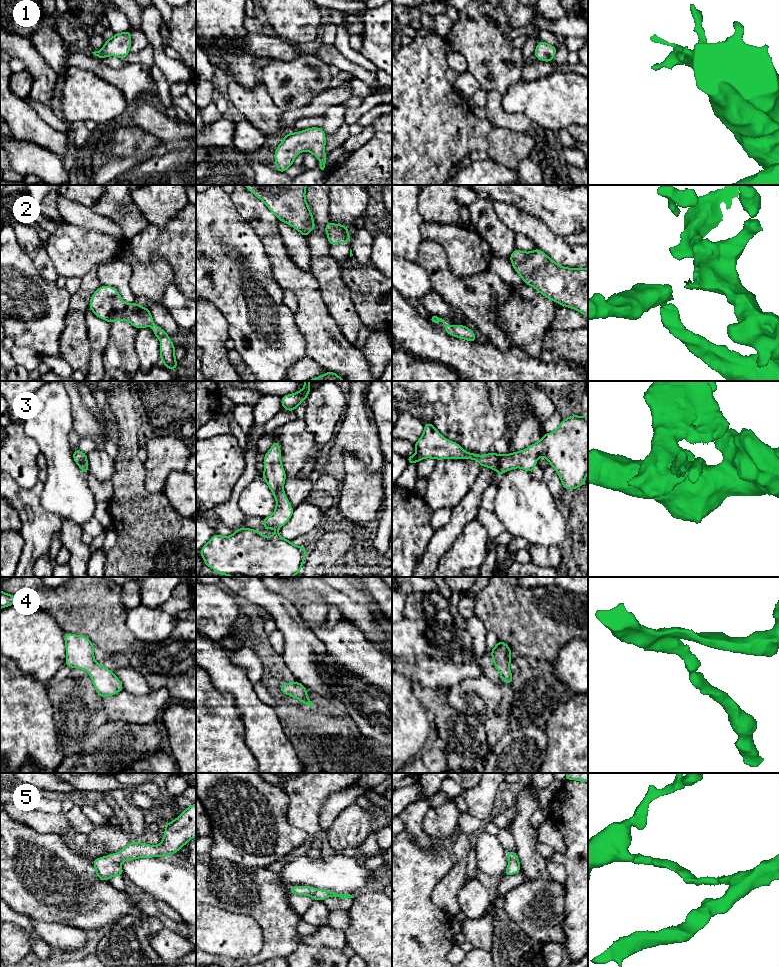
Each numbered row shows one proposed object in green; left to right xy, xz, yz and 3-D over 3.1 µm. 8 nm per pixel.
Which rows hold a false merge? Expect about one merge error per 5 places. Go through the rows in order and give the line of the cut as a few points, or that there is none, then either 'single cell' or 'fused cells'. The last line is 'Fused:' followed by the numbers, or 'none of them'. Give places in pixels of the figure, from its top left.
1: cut none; single cell
2: cut none; single cell
3: cut none; single cell
4: cut none; single cell
5: cut none; single cell
Fused: none of them

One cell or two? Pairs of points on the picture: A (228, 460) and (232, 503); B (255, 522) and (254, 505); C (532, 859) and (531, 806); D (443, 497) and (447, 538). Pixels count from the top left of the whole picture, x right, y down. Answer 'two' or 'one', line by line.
A: two
B: two
C: one
D: two

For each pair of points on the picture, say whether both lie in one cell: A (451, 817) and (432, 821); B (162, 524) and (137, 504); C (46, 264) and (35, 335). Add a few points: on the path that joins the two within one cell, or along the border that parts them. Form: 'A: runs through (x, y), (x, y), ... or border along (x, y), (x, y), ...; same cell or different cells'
A: runs through (446, 818), (443, 821), (437, 821); same cell
B: runs through (156, 523), (143, 510); same cell
C: border along (30, 258), (36, 269), (46, 279), (55, 282); different cells

